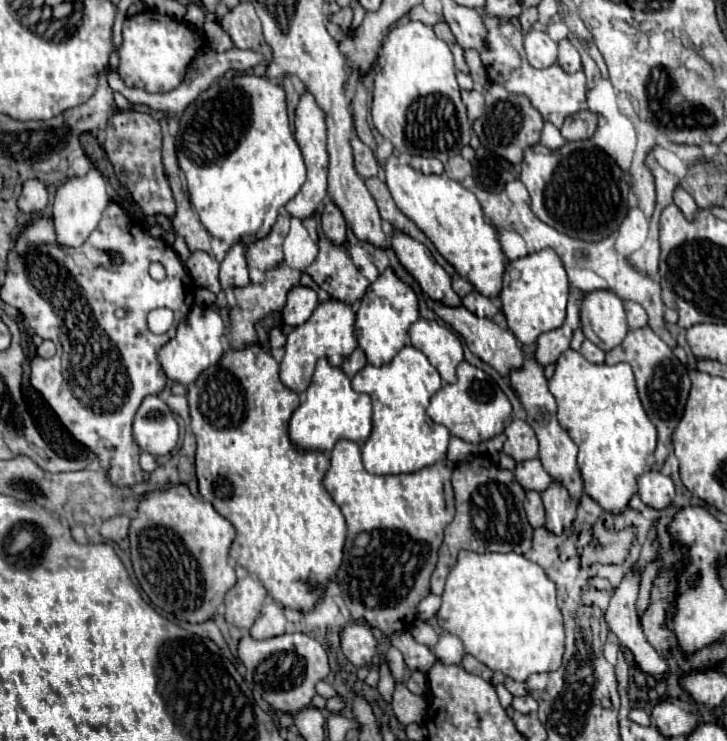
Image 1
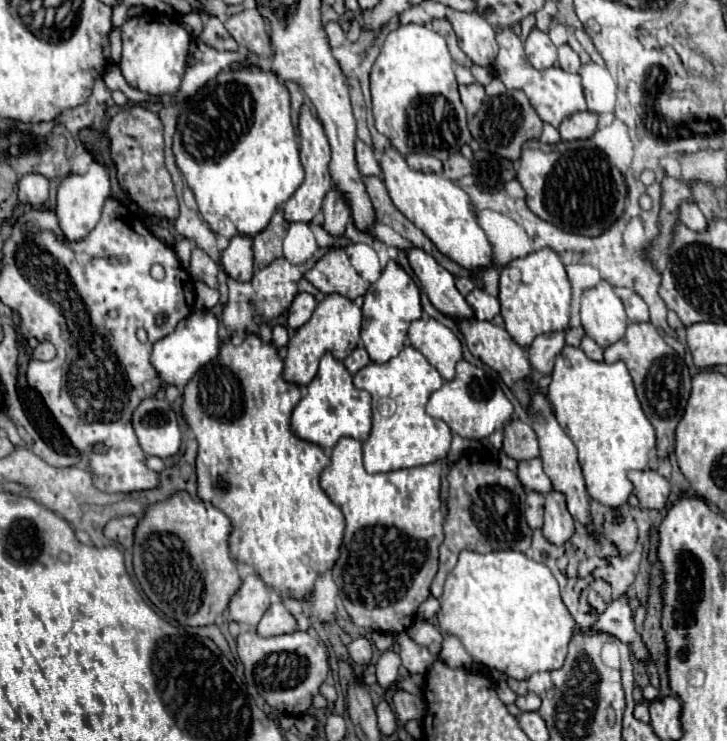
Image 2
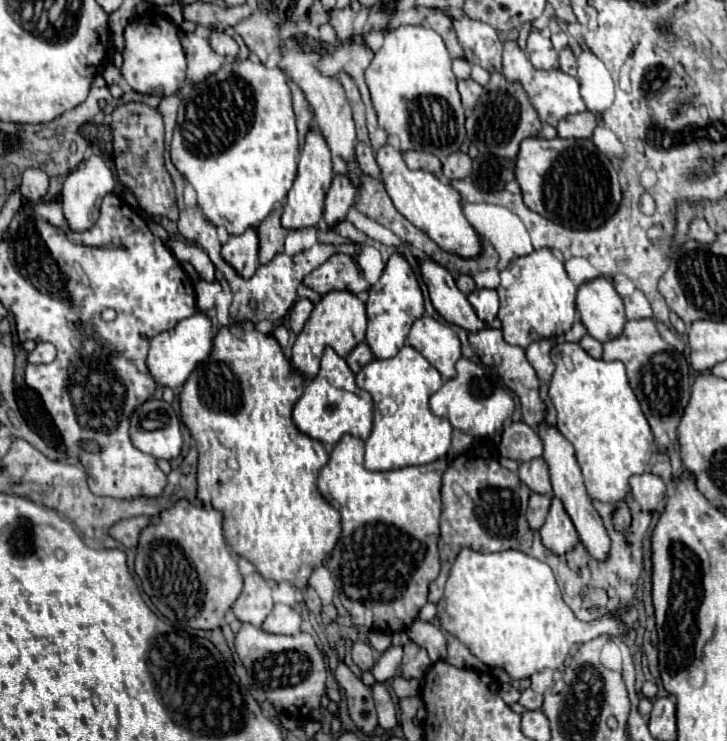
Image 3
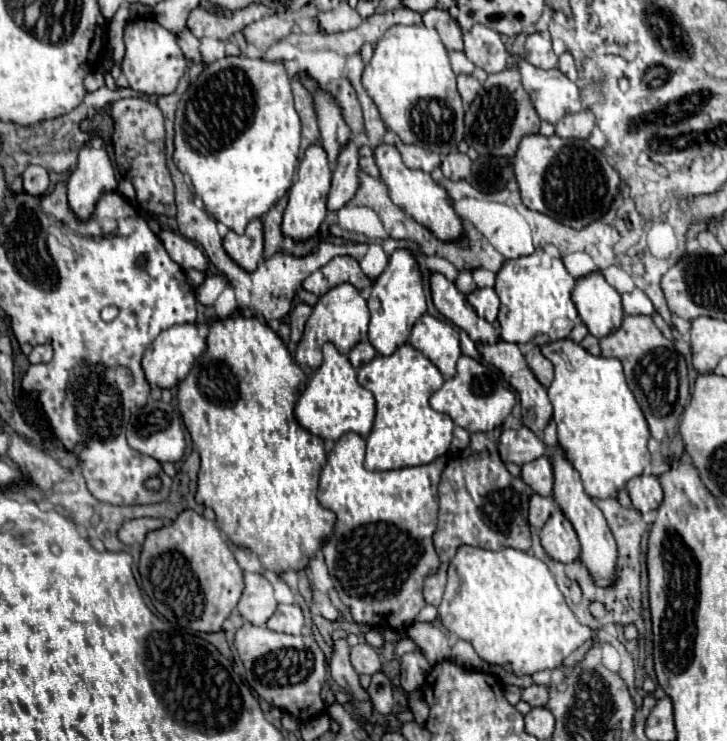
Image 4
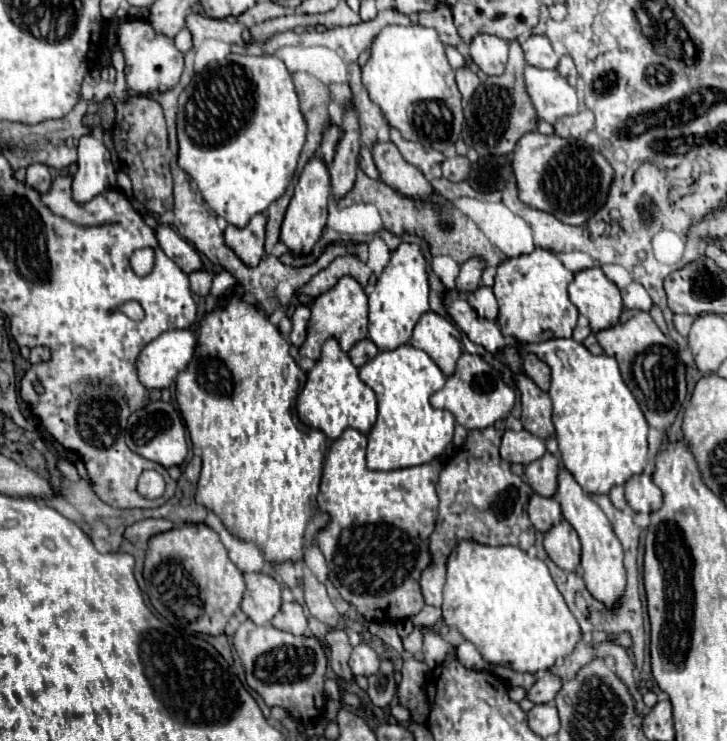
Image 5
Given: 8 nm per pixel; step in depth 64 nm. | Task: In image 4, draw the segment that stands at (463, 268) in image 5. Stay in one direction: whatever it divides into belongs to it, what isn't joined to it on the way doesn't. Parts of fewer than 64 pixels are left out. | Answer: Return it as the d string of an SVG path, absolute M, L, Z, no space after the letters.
M462 270L456 278L456 288L462 292L462 294L468 294L472 290L476 290L476 282L472 278L472 270Z

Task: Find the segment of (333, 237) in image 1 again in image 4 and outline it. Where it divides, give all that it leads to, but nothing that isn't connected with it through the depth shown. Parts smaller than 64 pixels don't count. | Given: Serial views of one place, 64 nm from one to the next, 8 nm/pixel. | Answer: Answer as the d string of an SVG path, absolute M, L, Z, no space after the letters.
M348 140L332 172L328 210L342 208L356 194L356 190L358 190L358 146L354 144L354 140Z

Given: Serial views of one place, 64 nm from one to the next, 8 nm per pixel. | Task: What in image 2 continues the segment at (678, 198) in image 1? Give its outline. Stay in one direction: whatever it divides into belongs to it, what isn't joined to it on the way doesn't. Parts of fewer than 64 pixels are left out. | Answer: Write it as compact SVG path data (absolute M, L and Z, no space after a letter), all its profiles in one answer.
M684 204L682 208L680 208L680 218L682 218L682 222L688 226L688 228L694 228L694 230L702 230L702 228L706 228L706 218L704 218L704 214L698 210L698 206L696 204Z

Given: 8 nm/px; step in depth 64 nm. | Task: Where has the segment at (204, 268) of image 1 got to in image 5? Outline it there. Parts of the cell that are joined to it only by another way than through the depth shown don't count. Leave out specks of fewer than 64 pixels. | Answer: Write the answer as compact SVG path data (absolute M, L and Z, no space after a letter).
M160 224L156 228L156 238L158 238L158 246L162 248L162 252L168 258L172 258L182 268L182 272L190 274L202 268L202 258L196 252L196 248L190 242L186 242L182 236L178 236L174 228Z

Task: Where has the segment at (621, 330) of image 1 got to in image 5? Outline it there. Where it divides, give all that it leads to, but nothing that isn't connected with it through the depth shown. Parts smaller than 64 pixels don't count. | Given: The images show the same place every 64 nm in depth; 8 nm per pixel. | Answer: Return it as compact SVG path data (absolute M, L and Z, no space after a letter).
M600 266L580 270L568 286L572 304L590 320L592 332L614 326L620 320L622 298L618 286L606 278Z

